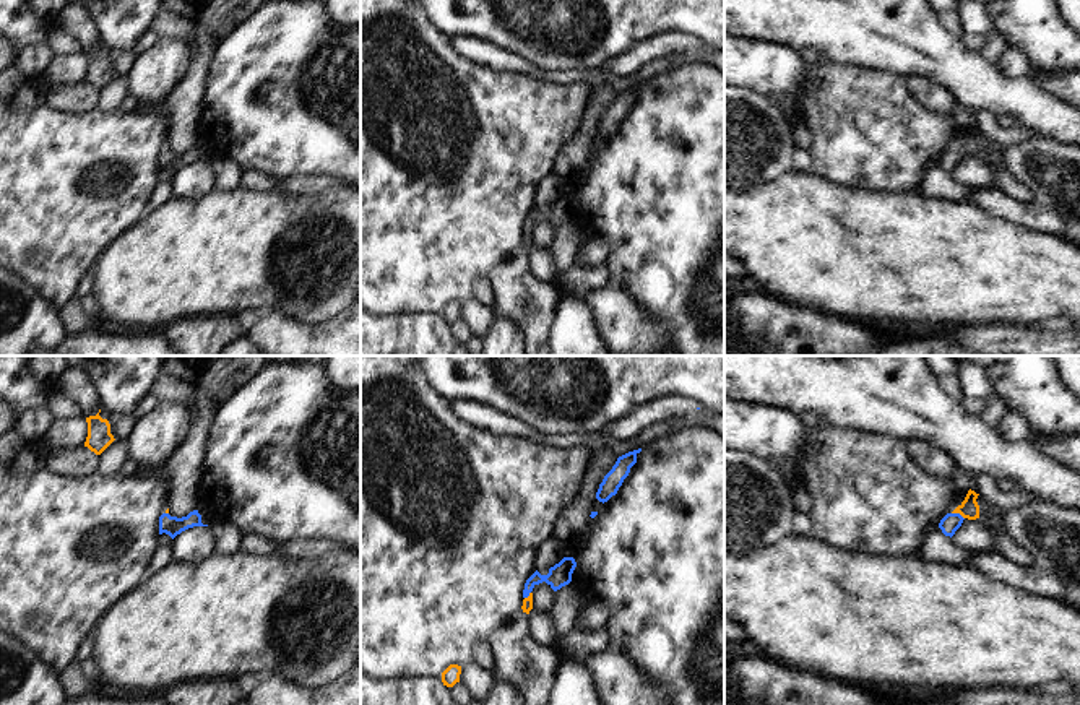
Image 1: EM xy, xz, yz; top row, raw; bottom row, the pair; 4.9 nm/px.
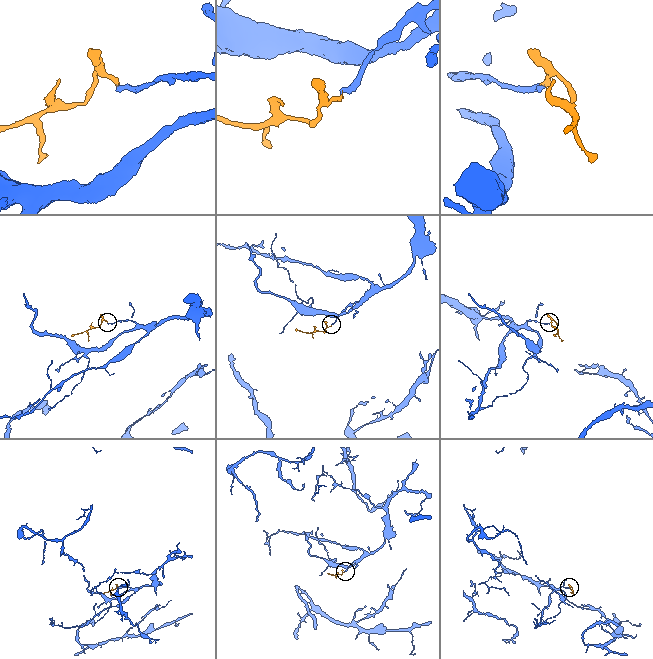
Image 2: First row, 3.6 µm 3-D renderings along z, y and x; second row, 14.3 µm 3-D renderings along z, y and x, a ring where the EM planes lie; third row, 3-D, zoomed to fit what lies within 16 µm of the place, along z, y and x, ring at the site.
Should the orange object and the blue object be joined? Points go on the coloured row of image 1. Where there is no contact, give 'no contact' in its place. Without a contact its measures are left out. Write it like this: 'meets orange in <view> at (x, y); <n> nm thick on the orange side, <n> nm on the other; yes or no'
meets orange in yz at (959, 512); 90 nm thick on the orange side, 90 nm on the other; yes

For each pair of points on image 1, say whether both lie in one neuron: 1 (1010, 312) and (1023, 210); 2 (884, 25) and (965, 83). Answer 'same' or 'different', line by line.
1: different
2: same

